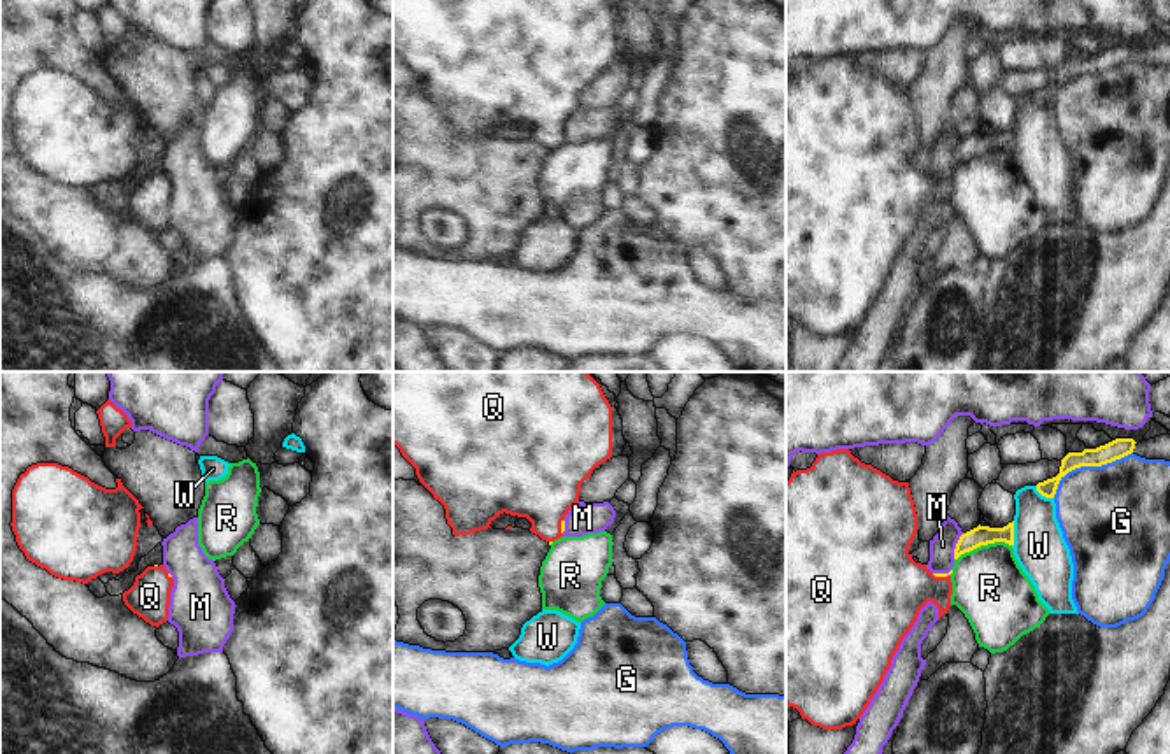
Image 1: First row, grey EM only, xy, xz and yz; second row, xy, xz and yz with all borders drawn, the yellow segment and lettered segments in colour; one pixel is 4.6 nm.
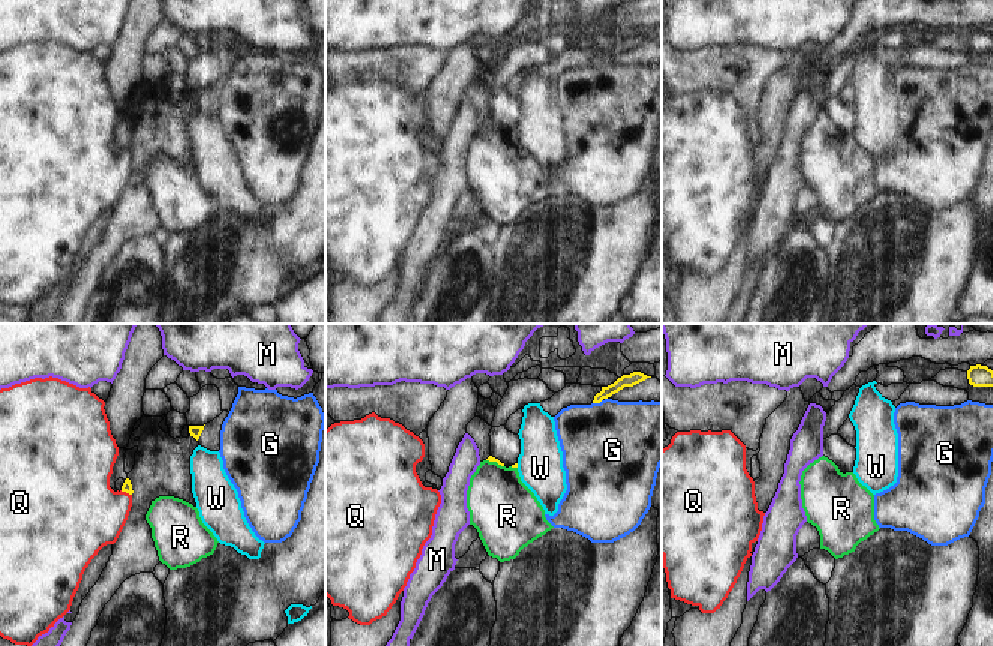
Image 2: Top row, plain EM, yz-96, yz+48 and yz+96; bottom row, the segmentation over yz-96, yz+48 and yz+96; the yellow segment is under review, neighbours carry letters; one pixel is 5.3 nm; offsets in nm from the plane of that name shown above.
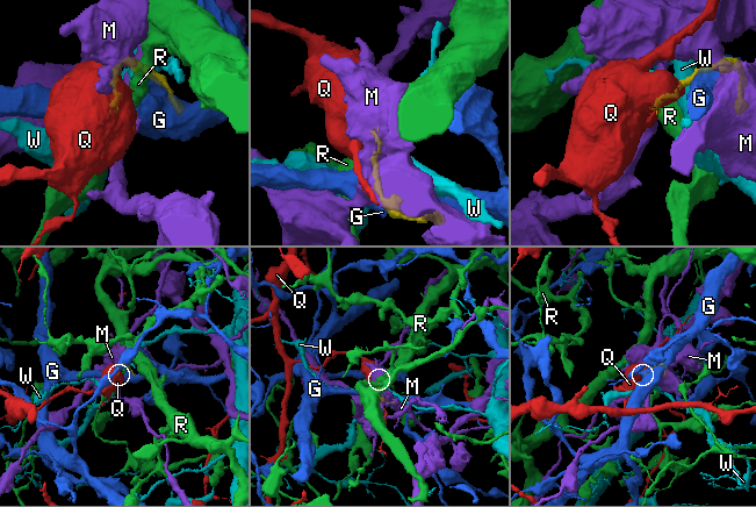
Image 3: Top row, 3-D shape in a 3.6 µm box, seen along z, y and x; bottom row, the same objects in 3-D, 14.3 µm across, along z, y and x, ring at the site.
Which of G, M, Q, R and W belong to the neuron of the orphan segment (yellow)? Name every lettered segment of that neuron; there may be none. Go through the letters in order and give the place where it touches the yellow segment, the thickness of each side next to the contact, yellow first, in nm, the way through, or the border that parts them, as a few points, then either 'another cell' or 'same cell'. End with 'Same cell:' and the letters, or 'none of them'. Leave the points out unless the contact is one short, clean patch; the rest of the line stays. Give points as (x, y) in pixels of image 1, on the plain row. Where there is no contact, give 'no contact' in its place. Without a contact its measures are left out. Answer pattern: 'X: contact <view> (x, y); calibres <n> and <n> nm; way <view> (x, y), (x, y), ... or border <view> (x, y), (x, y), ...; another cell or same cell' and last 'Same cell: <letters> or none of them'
G: contact yz (1088, 72); calibres 90 and 460 nm; another cell
M: contact yz (956, 153); calibres 90 and 120 nm; border yz (963, 141), (953, 165); another cell
Q: contact yz (941, 183); calibres 20 and 360 nm; way yz (951, 177), (941, 183), (930, 193), (888, 195); same cell
R: contact yz (983, 151); calibres 90 and 340 nm; border yz (1011, 151), (981, 151), (955, 167); another cell
W: contact yz (1013, 141); calibres 90 and 240 nm; border yz (1014, 128), (1013, 153); another cell
Same cell: Q

